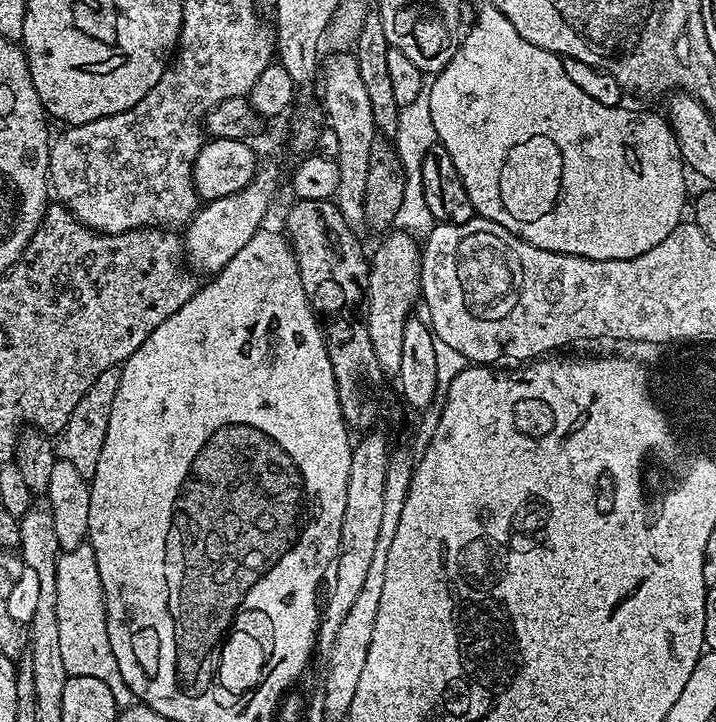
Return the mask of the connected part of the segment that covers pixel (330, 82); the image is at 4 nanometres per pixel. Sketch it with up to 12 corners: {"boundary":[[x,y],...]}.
{"boundary":[[358,62],[322,64],[327,127],[338,137],[334,203],[364,224],[370,142],[378,139]]}

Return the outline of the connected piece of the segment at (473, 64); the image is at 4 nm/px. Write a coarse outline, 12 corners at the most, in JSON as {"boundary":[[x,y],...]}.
{"boundary":[[492,3],[427,89],[479,219],[591,260],[685,219],[663,115]]}

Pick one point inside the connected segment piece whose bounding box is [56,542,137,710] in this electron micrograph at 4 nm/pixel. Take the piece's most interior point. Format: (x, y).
(85, 641)

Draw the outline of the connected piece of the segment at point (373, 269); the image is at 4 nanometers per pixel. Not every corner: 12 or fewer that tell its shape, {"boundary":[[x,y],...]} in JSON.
{"boundary":[[391,231],[370,258],[364,321],[387,379],[420,293],[420,253]]}

